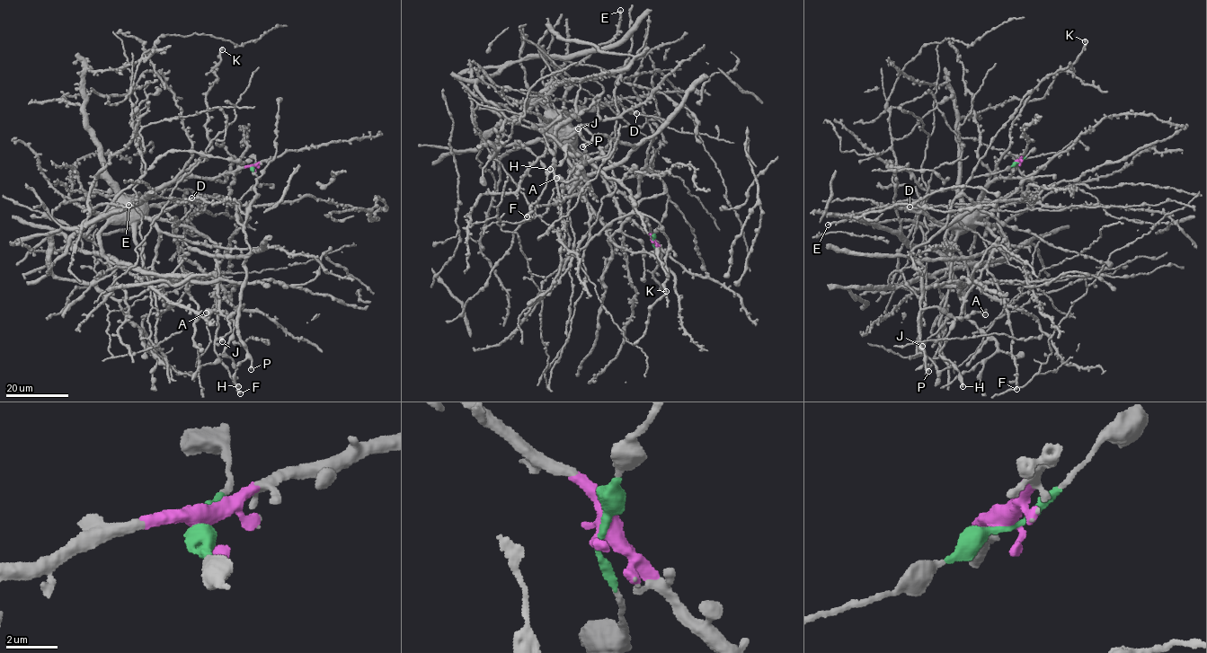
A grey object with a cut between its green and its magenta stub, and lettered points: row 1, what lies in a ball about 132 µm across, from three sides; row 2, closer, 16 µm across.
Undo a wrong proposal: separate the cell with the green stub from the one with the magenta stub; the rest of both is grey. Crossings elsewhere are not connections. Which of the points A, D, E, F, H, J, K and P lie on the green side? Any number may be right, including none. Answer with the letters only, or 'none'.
A, H, J, P

